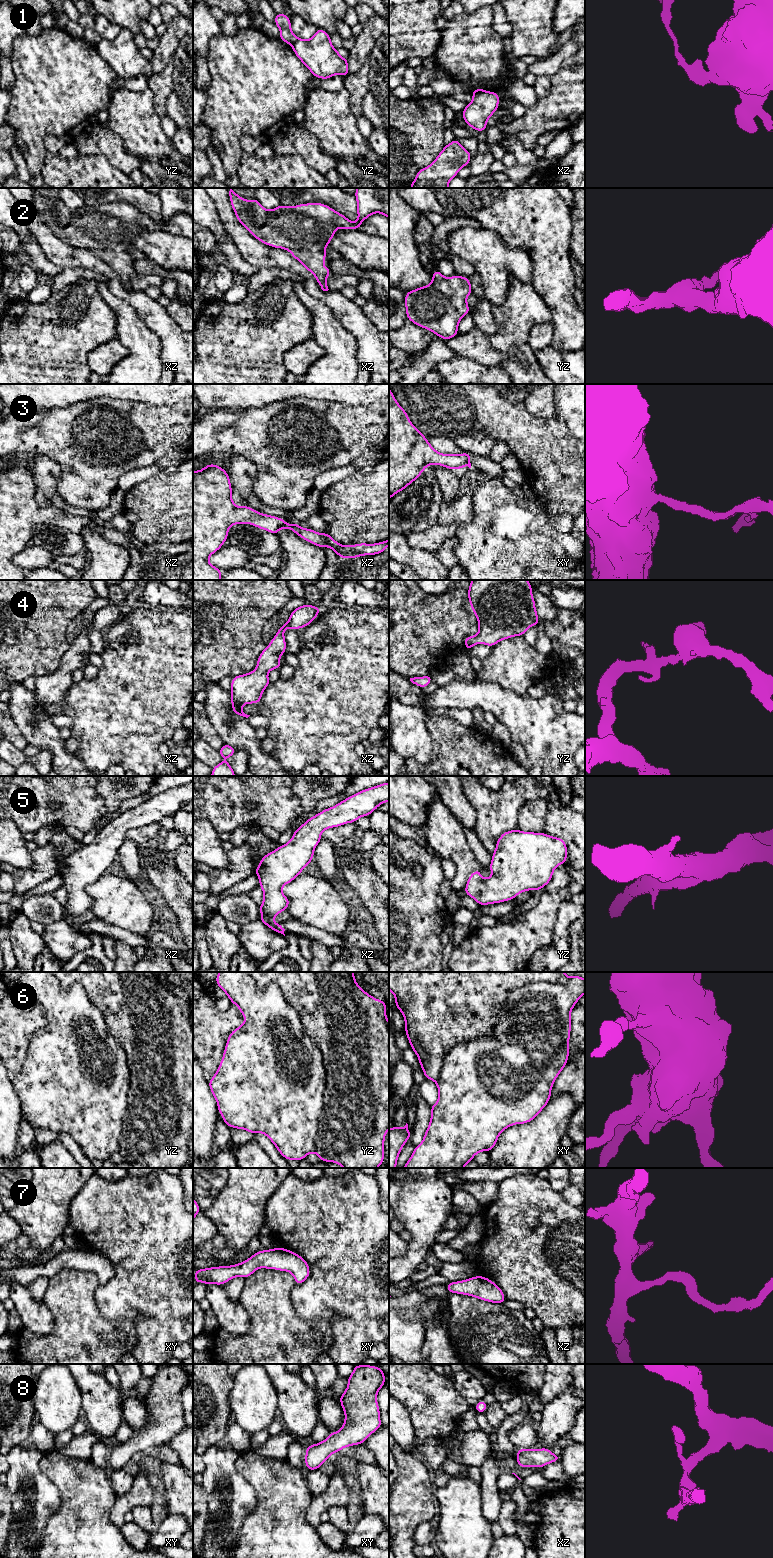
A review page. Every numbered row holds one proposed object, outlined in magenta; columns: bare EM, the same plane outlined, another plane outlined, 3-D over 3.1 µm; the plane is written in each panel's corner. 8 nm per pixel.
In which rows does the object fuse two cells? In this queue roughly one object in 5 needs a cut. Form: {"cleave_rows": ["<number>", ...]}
{"cleave_rows": ["1", "6"]}

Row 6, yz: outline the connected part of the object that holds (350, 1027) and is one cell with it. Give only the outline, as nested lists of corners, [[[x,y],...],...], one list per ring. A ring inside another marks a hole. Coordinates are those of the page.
[[[246,972],[255,981],[258,989],[276,983],[285,999],[294,1007],[301,1018],[305,1034],[319,1047],[327,1073],[323,1111],[319,1118],[315,1153],[323,1162],[333,1162],[343,1168],[378,1168],[384,1163],[384,1141],[389,1130],[389,1021],[386,1017],[387,1003],[365,992],[356,982],[354,972]]]

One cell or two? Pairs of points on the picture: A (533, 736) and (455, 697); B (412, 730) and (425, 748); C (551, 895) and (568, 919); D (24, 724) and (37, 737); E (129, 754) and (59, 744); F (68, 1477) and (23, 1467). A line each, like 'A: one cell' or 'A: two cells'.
A: one cell
B: one cell
C: two cells
D: one cell
E: two cells
F: two cells

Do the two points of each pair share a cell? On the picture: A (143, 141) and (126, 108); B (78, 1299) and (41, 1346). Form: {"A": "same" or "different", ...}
{"A": "same", "B": "same"}

